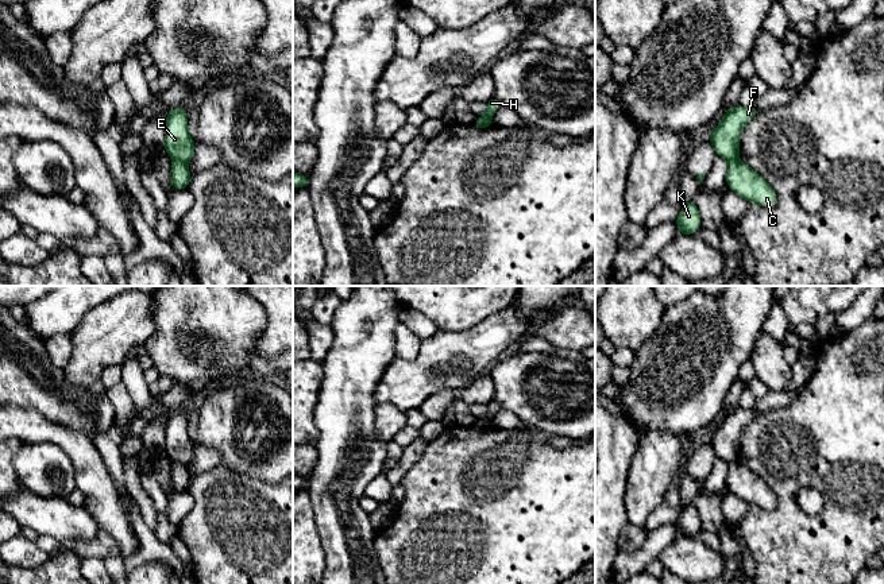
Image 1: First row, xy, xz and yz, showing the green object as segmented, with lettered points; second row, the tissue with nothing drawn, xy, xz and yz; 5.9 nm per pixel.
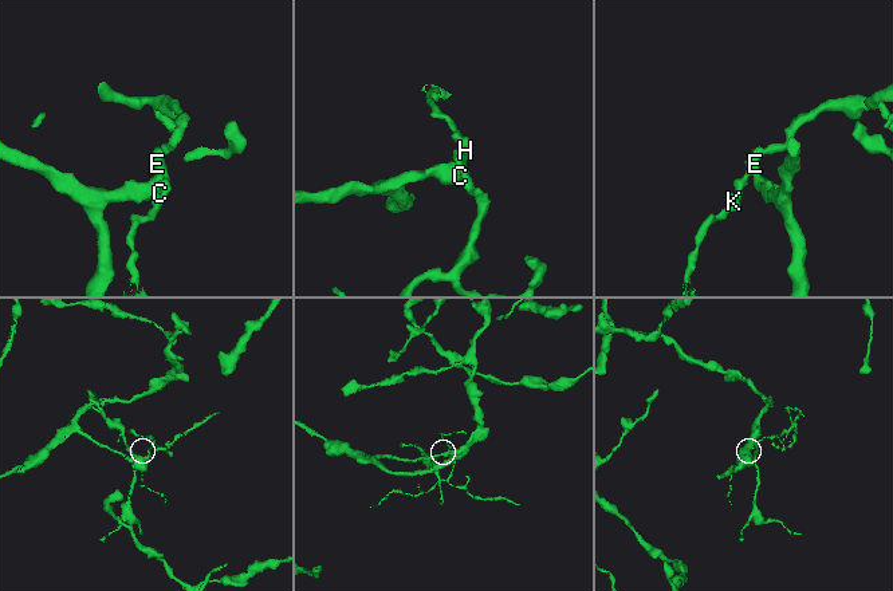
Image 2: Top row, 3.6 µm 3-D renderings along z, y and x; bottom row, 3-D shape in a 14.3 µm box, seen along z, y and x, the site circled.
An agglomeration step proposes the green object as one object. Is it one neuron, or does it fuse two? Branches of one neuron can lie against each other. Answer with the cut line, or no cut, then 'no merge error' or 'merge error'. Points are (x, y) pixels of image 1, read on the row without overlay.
cut xy (173, 460), (186, 465); merge error

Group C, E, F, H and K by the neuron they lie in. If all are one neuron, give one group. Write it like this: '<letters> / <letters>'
C / E F H K

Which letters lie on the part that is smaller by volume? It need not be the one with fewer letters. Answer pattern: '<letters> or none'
E, F, H, K

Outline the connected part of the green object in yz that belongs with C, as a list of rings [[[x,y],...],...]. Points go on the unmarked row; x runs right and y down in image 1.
[[[738,461],[729,464],[726,484],[738,498],[746,503],[771,510],[776,506],[775,492],[753,471]]]

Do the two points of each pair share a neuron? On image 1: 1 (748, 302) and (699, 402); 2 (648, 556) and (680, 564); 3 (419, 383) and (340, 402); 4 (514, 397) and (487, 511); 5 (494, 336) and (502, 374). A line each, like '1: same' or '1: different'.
1: same
2: different
3: different
4: different
5: different

